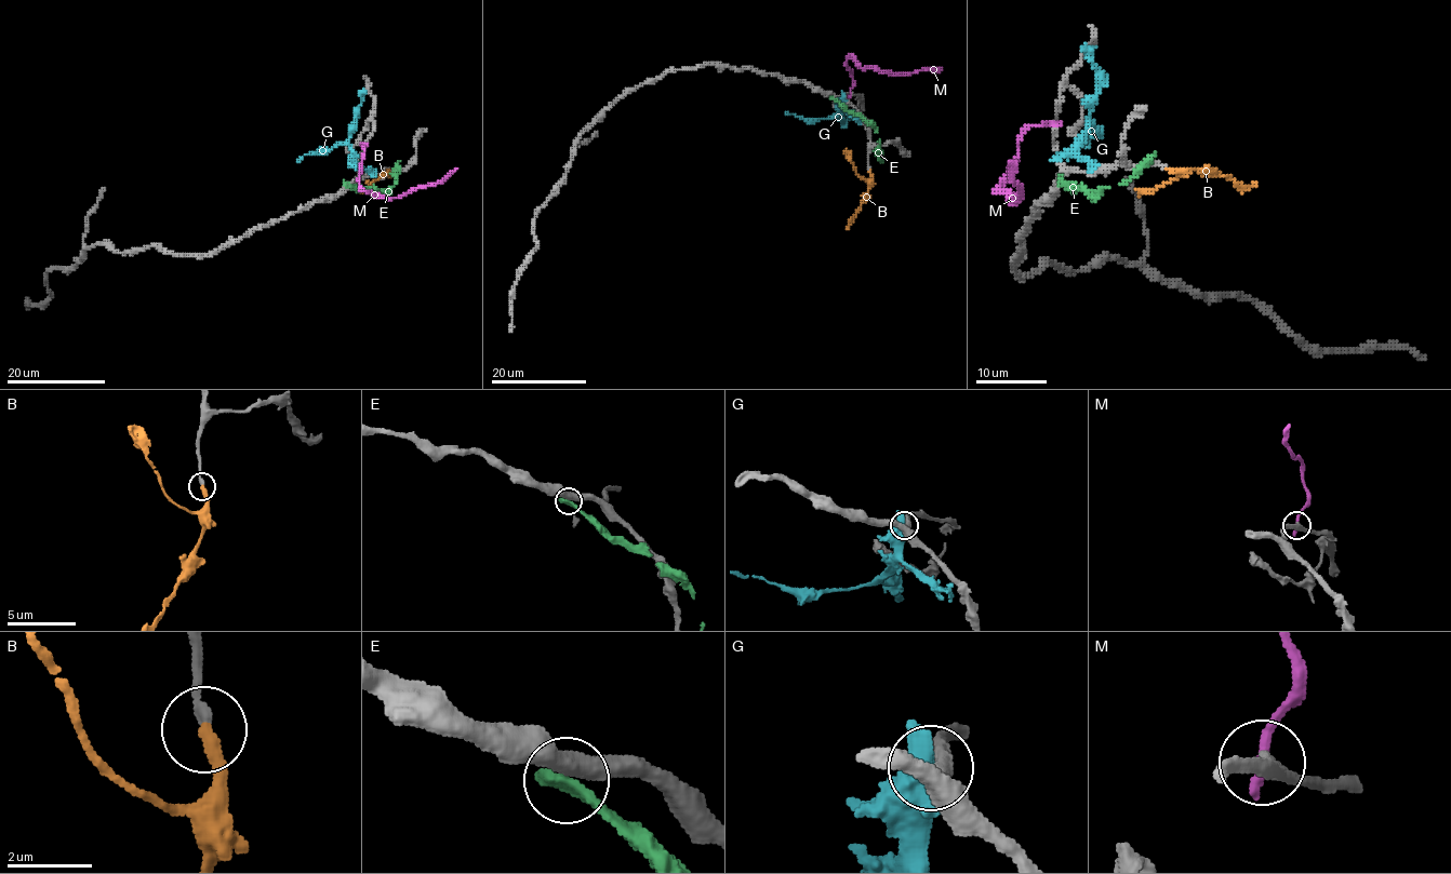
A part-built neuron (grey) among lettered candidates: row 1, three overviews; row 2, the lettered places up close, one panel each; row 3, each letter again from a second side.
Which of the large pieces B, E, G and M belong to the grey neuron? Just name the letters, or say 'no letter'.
B

